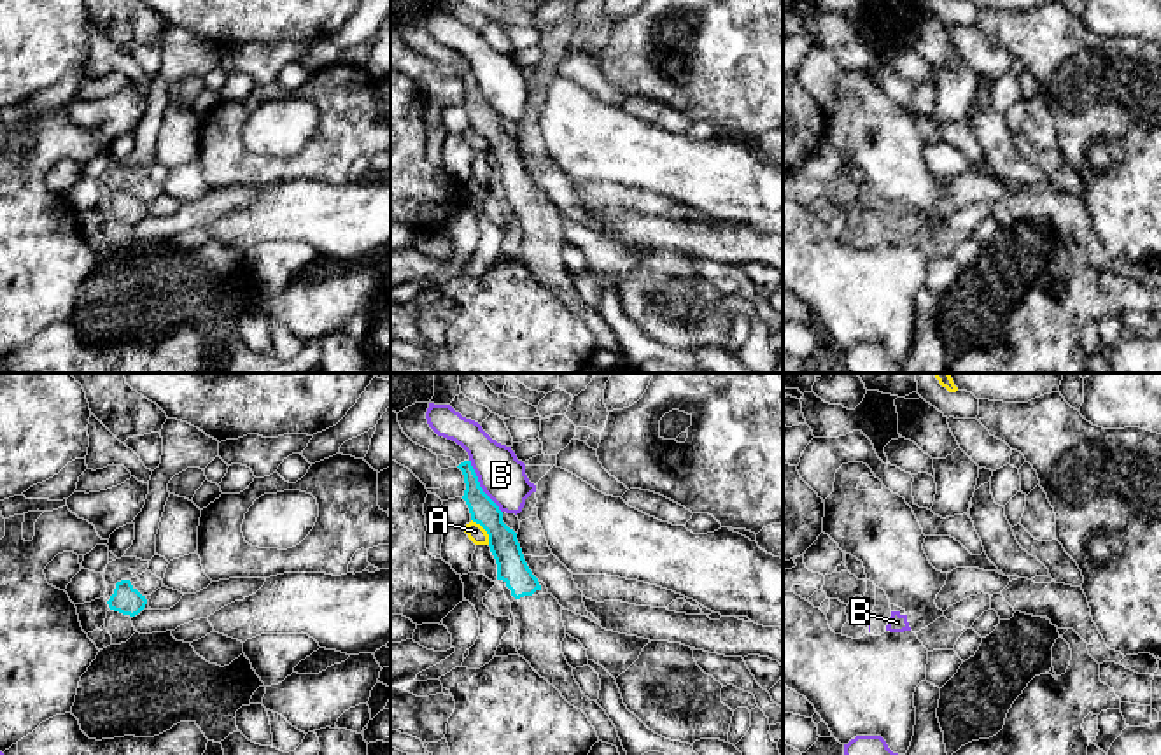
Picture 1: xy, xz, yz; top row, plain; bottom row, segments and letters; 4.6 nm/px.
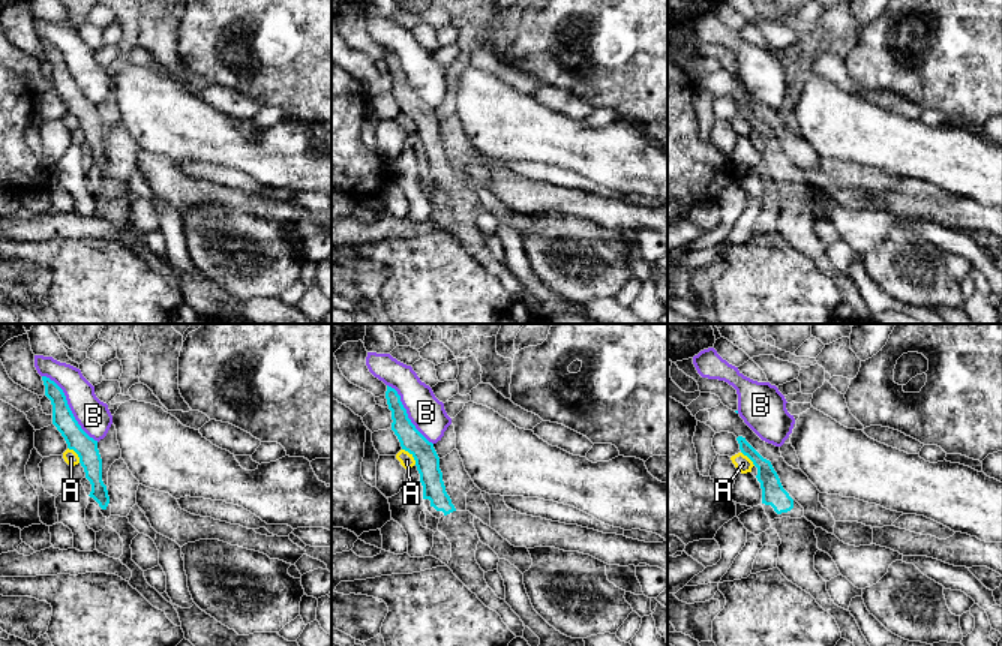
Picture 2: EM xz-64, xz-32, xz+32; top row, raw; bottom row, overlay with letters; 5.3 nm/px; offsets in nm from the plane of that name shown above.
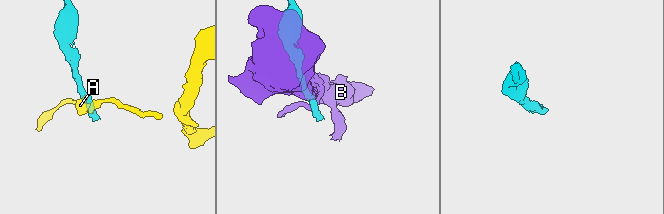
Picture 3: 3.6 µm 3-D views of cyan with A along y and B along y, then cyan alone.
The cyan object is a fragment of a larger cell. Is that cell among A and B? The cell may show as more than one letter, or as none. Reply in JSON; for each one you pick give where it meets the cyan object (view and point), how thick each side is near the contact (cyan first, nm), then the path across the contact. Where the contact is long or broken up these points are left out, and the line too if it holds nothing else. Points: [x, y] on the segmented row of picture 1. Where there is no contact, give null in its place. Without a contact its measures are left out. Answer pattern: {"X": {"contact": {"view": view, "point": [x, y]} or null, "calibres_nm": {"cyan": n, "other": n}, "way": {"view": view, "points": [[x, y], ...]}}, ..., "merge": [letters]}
{"merge": []}

